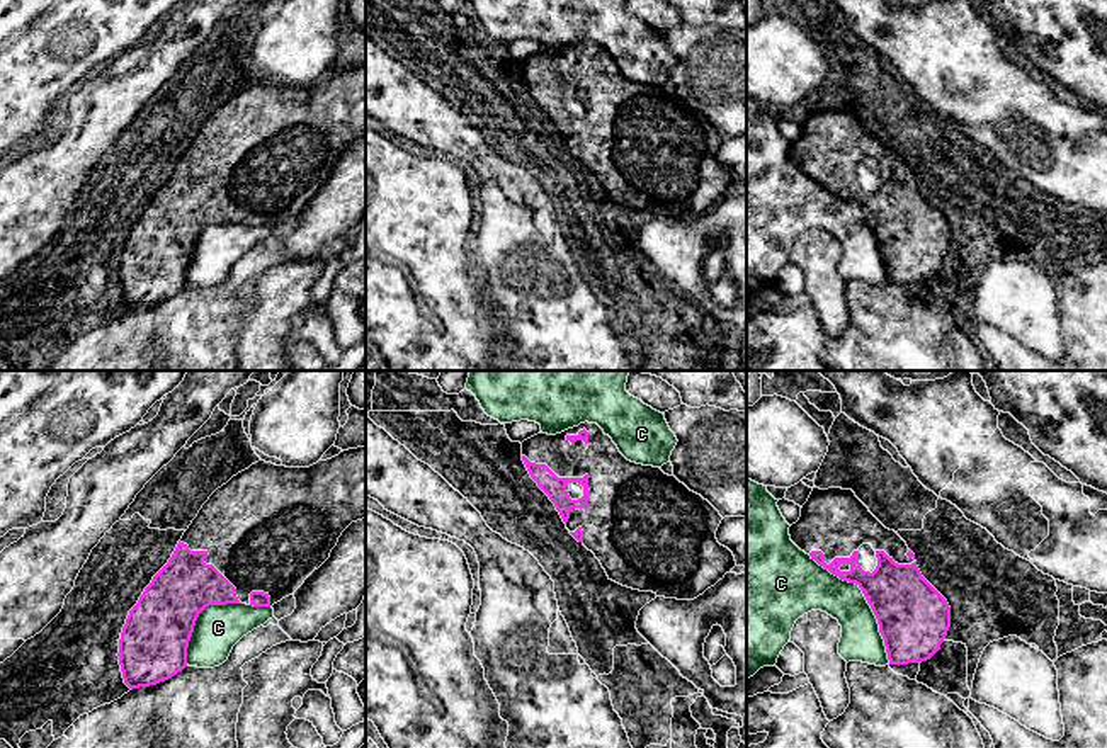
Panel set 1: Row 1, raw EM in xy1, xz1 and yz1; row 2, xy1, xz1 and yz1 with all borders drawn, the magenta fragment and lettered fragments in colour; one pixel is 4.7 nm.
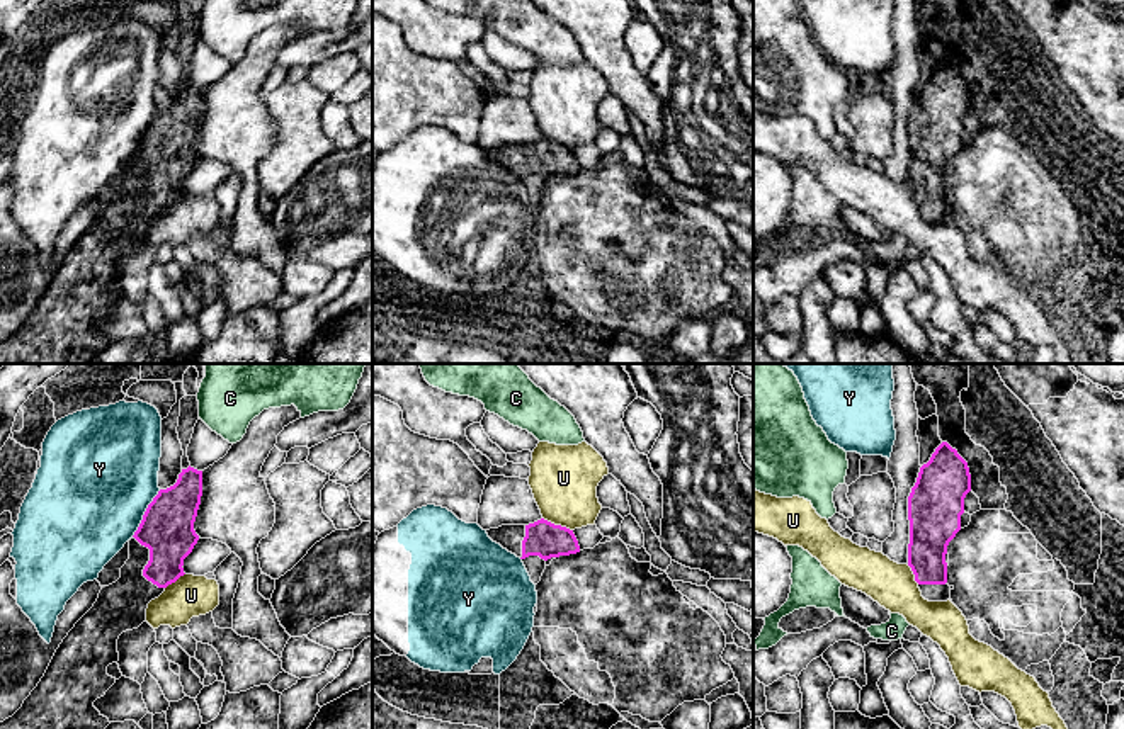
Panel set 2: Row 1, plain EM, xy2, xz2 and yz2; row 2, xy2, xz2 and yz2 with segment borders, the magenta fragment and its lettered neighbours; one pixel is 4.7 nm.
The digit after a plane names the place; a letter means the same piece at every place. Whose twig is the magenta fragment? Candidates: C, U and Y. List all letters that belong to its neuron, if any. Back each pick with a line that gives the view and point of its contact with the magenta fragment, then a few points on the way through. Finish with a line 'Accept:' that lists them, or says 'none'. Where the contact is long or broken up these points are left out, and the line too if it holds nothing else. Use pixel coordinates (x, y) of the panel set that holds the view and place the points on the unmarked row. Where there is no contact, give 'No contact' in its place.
Accept: none

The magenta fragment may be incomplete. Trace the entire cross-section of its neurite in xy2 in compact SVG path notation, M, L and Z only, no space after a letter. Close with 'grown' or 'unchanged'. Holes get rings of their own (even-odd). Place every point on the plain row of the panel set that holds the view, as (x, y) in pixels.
M182 88L173 105L160 109L129 160L129 178L121 197L102 206L94 226L75 243L56 268L44 296L22 326L0 342L0 364L92 364L111 342L94 321L116 302L107 285L119 280L117 258L146 240L148 223L184 195L184 178L199 160L194 141L202 116L202 90Z; grown

